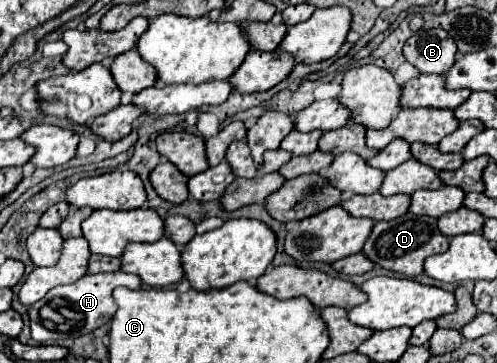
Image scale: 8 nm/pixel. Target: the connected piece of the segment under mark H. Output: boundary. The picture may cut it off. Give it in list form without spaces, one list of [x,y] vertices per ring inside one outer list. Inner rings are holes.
[[[123,271],[117,273],[97,273],[97,275],[83,275],[79,281],[71,285],[53,287],[41,301],[29,307],[29,323],[31,323],[31,337],[37,345],[49,345],[63,339],[75,339],[95,331],[97,327],[105,325],[113,317],[113,299],[111,293],[115,287],[139,289],[141,279],[137,275],[129,275]]]

